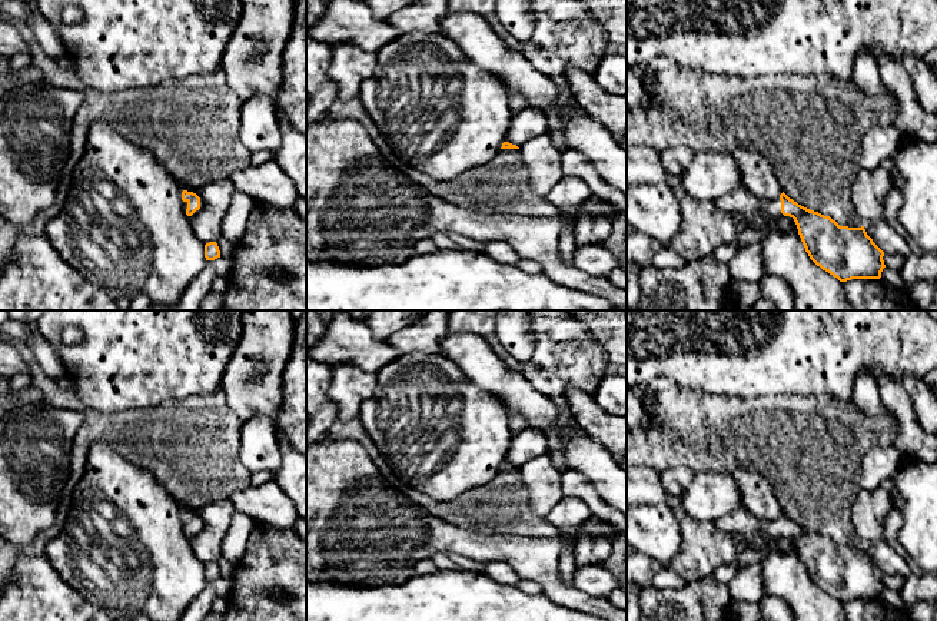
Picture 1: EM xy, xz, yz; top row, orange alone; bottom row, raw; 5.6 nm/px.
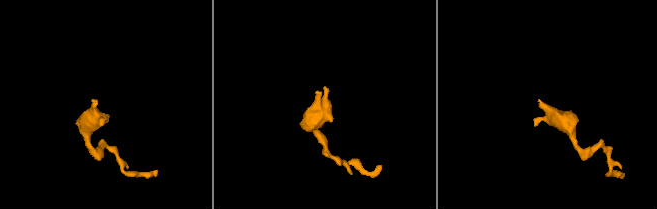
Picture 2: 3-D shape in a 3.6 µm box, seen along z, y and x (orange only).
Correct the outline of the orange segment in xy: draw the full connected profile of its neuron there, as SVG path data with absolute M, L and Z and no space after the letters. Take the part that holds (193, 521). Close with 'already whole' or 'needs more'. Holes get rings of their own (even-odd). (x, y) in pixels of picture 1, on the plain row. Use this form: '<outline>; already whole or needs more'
M183 511L182 521L183 521L183 529L189 538L197 535L203 528L202 519L193 512Z; needs more

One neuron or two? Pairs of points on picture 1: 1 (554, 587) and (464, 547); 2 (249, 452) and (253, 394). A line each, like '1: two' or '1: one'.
1: one
2: two

